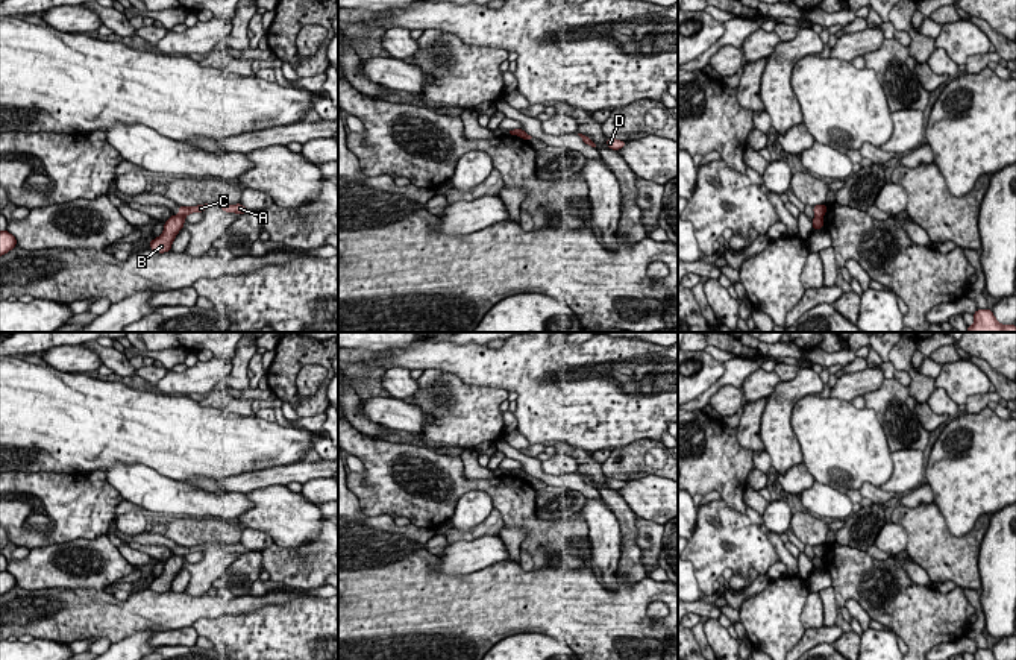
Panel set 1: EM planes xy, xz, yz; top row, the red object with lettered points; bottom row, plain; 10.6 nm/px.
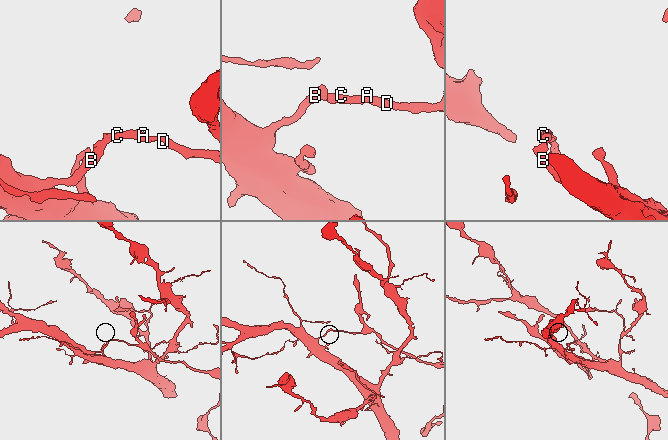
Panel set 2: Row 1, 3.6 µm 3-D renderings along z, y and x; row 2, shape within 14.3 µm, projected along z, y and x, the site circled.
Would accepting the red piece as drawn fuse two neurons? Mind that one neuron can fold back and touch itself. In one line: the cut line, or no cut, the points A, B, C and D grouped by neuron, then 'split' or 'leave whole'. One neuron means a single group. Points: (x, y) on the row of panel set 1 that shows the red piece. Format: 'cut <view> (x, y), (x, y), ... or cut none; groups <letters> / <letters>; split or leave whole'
cut xy (178, 216), (182, 219); groups A C D / B; split

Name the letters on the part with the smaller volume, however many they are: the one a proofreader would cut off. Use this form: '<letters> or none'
A, C, D

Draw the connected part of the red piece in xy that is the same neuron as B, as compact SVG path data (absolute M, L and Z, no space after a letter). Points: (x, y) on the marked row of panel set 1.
M171 215L164 225L164 232L158 238L150 240L150 249L159 253L170 252L171 243L177 232L183 228L183 223L185 220L182 217Z

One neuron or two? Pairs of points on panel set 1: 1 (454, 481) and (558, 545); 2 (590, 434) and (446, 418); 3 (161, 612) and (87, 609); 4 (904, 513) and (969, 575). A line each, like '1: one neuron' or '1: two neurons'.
1: one neuron
2: two neurons
3: one neuron
4: one neuron

